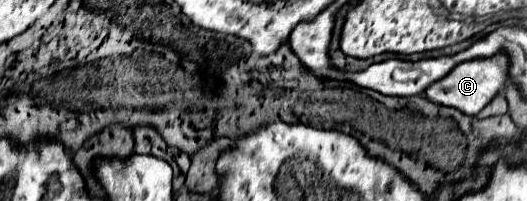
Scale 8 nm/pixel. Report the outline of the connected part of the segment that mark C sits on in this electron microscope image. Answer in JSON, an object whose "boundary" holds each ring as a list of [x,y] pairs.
{"boundary":[[[506,51],[496,53],[494,57],[484,57],[484,59],[474,59],[474,61],[464,61],[458,63],[442,81],[436,81],[430,85],[424,95],[440,105],[446,107],[456,107],[468,115],[476,115],[510,79],[510,57],[506,57]]]}

